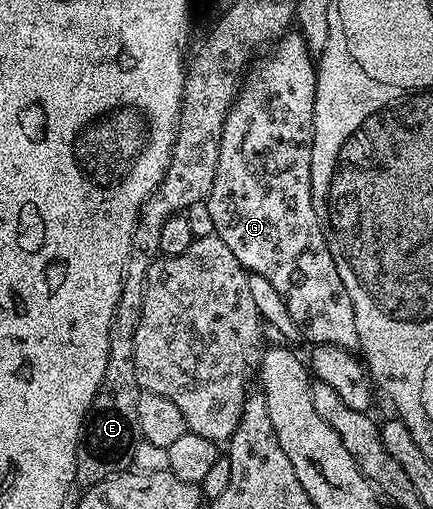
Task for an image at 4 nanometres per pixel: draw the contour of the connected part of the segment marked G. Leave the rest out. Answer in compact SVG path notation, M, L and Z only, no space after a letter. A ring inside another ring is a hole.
M298 31L285 33L268 51L269 53L260 62L257 60L247 70L242 81L242 88L237 92L236 98L233 99L232 106L228 109L228 114L224 120L214 187L208 192L206 198L210 216L216 229L215 236L220 237L222 243L226 243L226 247L230 247L230 251L234 251L234 259L238 259L238 263L242 263L242 267L247 269L249 274L262 275L262 279L267 279L274 286L274 291L278 291L278 295L282 295L282 299L286 303L286 311L290 311L294 323L299 325L300 337L303 340L308 340L308 343L312 345L333 345L334 347L355 350L359 346L360 340L358 339L358 327L354 323L354 307L350 303L350 295L342 283L342 275L338 275L338 267L330 255L326 230L321 225L320 217L316 214L316 208L312 202L312 124L314 123L317 62Z

